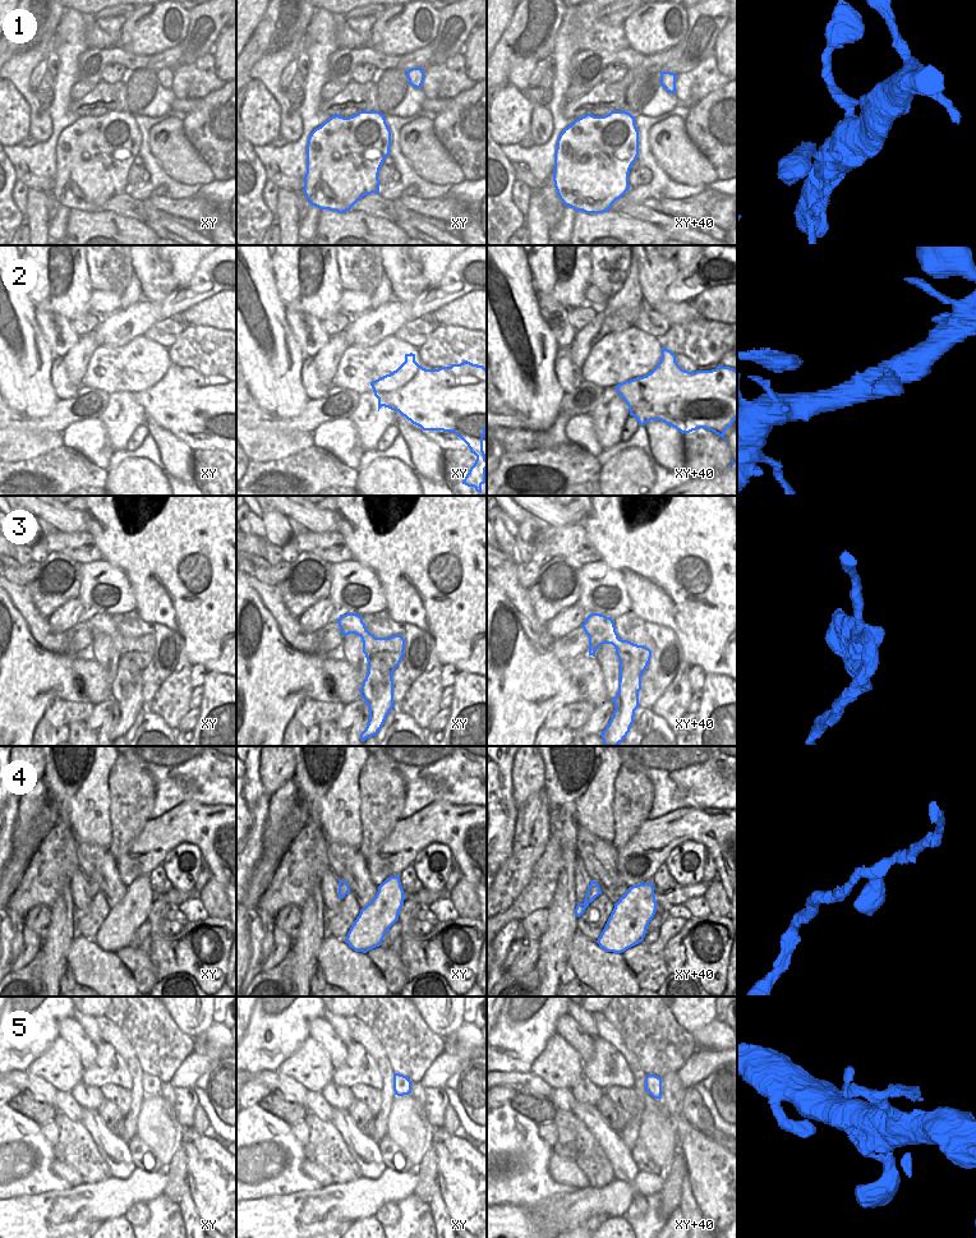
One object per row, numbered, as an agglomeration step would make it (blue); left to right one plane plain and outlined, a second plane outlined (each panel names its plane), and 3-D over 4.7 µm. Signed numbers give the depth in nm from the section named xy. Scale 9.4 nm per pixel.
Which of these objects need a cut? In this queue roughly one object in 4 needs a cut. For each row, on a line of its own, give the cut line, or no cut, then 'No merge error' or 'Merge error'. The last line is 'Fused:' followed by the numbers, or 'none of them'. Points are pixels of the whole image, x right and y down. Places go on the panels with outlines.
1: No split. No merge error
2: No split. No merge error
3: Split along xy (366, 629), (362, 636), (363, 641). Merge error
4: Split along xy (400, 882), (388, 887), (385, 884). Merge error
5: Split along xy (408, 1078), (404, 1082), (403, 1092), (399, 1095). Merge error
Fused: 3, 4, 5

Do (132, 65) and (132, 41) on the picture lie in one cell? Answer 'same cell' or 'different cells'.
different cells

